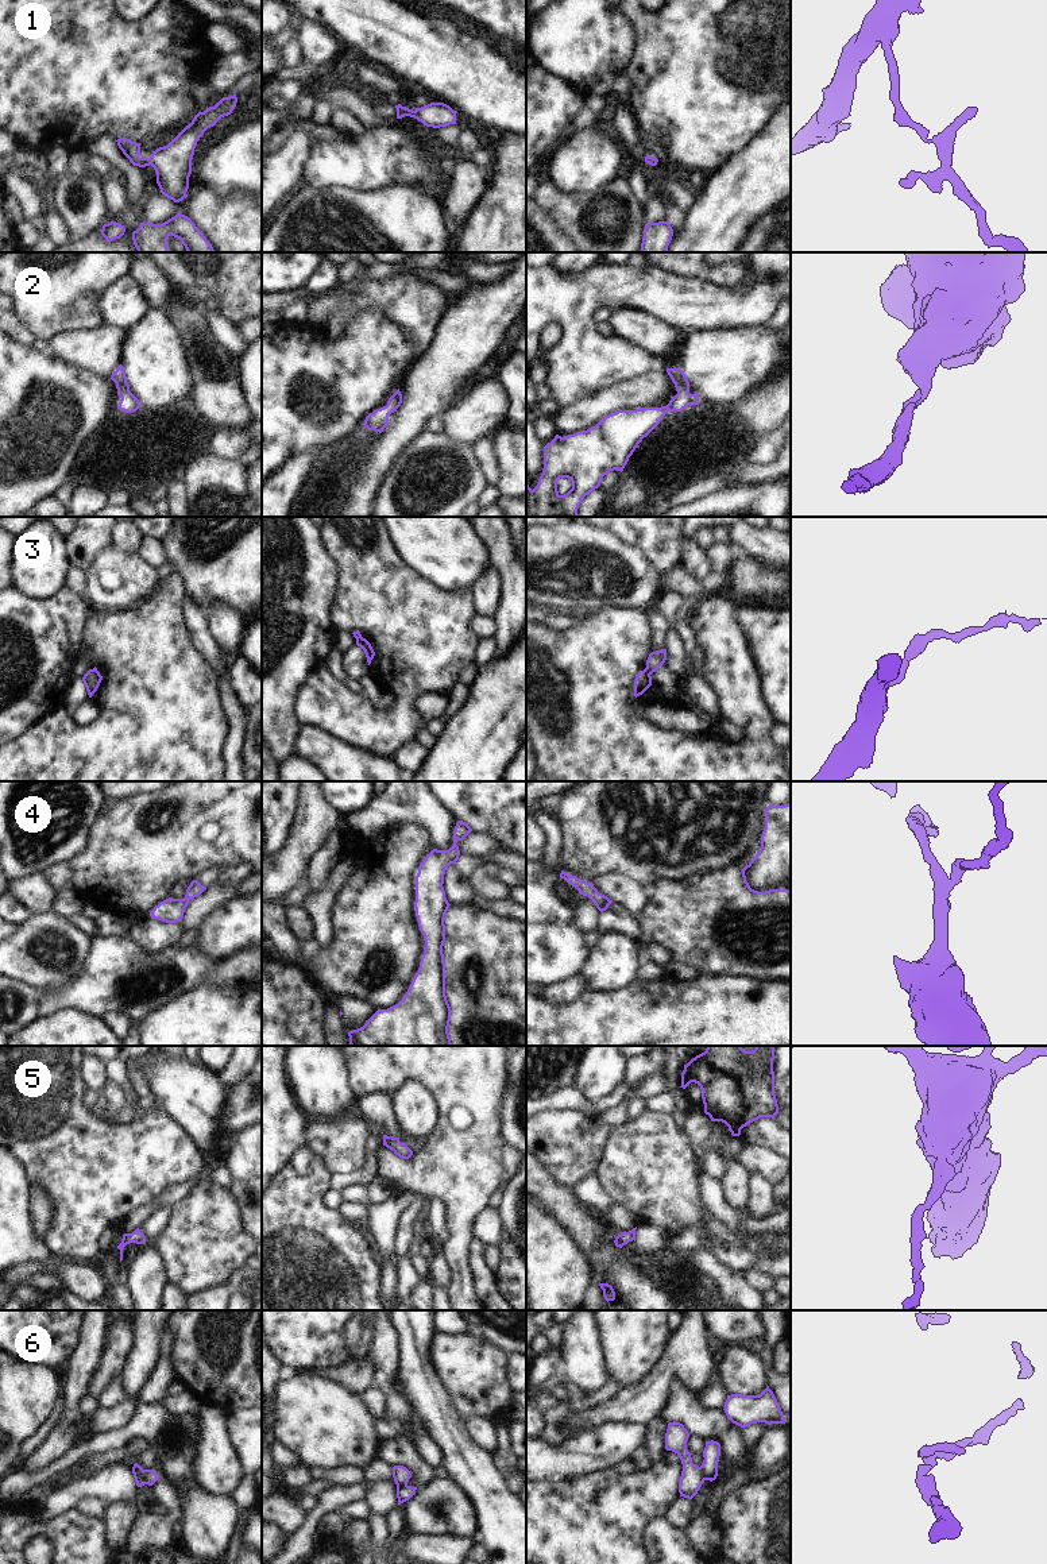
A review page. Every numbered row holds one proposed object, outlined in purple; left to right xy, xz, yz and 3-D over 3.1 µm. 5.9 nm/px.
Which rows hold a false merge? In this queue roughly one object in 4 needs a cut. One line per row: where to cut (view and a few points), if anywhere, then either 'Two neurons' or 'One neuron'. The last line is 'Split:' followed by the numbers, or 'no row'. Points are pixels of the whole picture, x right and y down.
1: No split. One neuron
2: No split. One neuron
3: Split along yz (644, 669), (651, 674). Two neurons
4: No split. One neuron
5: No split. One neuron
6: Split along xy (134, 1466), (142, 1471), (147, 1483). Two neurons
Split: 3, 6

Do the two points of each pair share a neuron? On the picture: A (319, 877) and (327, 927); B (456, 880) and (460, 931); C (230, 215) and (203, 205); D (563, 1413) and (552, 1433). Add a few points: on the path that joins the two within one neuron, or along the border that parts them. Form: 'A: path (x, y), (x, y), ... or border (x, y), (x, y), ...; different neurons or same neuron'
A: border (337, 865), (329, 884), (321, 892), (309, 895); different neurons
B: border (479, 900), (451, 906); different neurons
C: path (223, 215), (209, 212); same neuron
D: path (557, 1418), (552, 1428); same neuron

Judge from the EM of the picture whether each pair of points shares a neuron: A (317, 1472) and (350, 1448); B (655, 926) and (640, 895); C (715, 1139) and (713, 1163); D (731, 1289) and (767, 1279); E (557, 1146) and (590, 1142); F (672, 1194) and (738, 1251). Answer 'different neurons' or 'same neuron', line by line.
A: different neurons
B: different neurons
C: same neuron
D: different neurons
E: same neuron
F: same neuron

